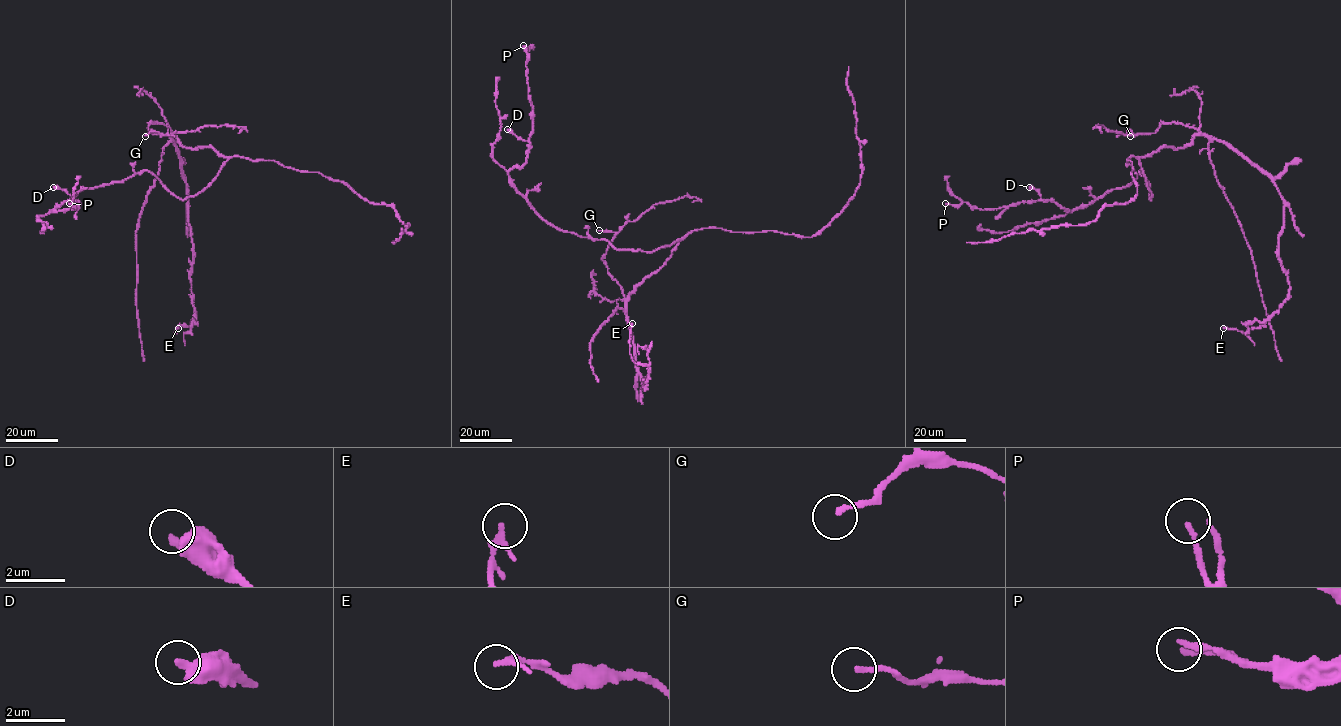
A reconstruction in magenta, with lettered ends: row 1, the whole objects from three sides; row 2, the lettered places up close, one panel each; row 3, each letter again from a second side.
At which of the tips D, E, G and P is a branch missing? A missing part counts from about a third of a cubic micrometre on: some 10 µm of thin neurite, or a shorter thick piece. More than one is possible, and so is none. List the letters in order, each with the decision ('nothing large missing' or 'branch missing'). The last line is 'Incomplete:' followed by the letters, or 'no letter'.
D: nothing large missing
E: nothing large missing
G: nothing large missing
P: nothing large missing
Incomplete: no letter

